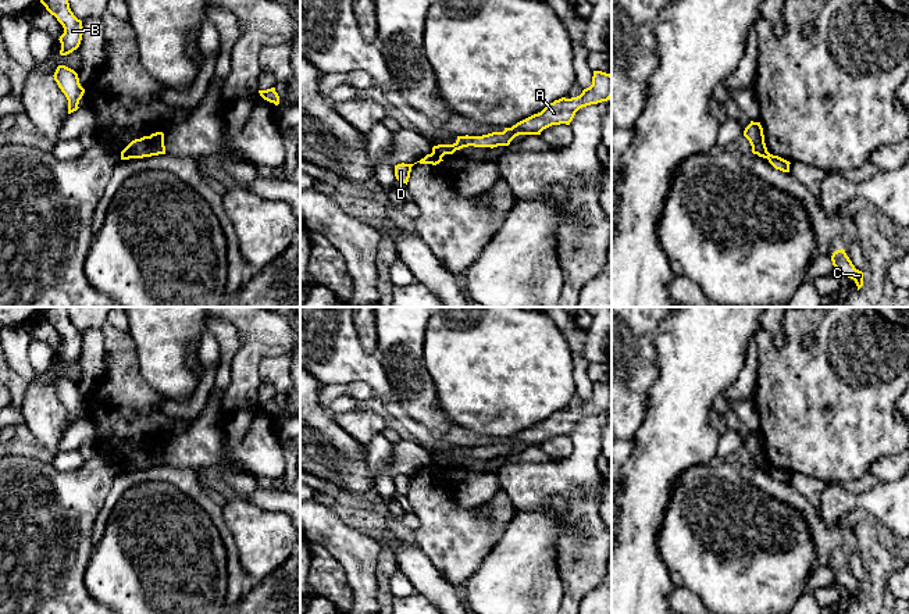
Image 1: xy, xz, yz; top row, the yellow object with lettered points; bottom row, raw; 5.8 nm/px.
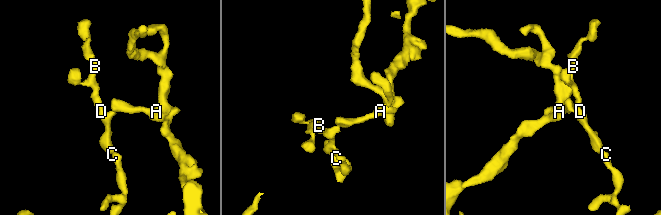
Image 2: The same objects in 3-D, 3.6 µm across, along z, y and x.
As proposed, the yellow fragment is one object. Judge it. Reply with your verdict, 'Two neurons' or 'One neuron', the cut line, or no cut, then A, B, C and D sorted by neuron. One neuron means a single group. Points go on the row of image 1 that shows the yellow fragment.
Two neurons. Split along xz (432, 150), (441, 157). Groups: A / B C D

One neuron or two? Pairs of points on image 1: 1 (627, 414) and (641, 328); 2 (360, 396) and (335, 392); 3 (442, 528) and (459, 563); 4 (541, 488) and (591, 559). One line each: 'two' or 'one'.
1: one
2: one
3: one
4: one

